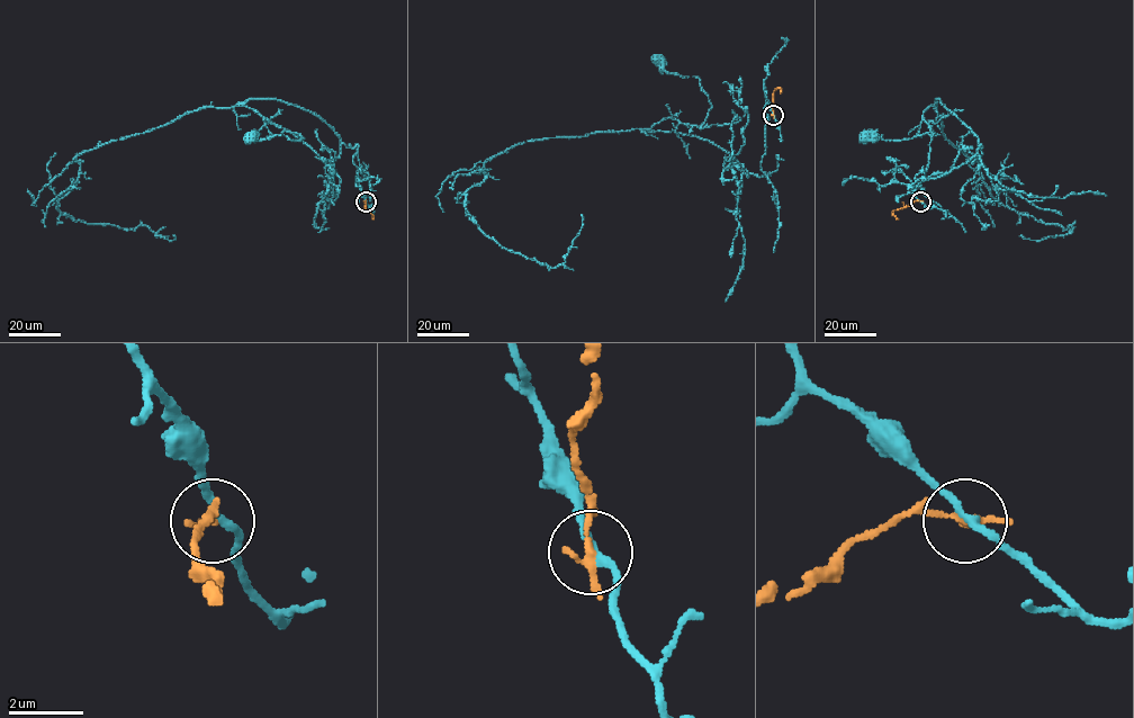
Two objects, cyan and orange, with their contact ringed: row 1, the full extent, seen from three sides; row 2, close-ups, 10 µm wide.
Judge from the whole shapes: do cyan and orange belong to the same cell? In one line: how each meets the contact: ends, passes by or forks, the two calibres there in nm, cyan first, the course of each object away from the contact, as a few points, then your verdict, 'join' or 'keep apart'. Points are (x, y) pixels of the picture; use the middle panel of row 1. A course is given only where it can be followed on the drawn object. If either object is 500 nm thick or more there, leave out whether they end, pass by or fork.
cyan passes by; orange ends; calibres 190 and 240 nm; course cyan (774, 115), (767, 102), (762, 177), (708, 141), (647, 132), (711, 108), (658, 57); course orange (773, 115), (773, 96), (779, 87), (780, 93); keep apart

